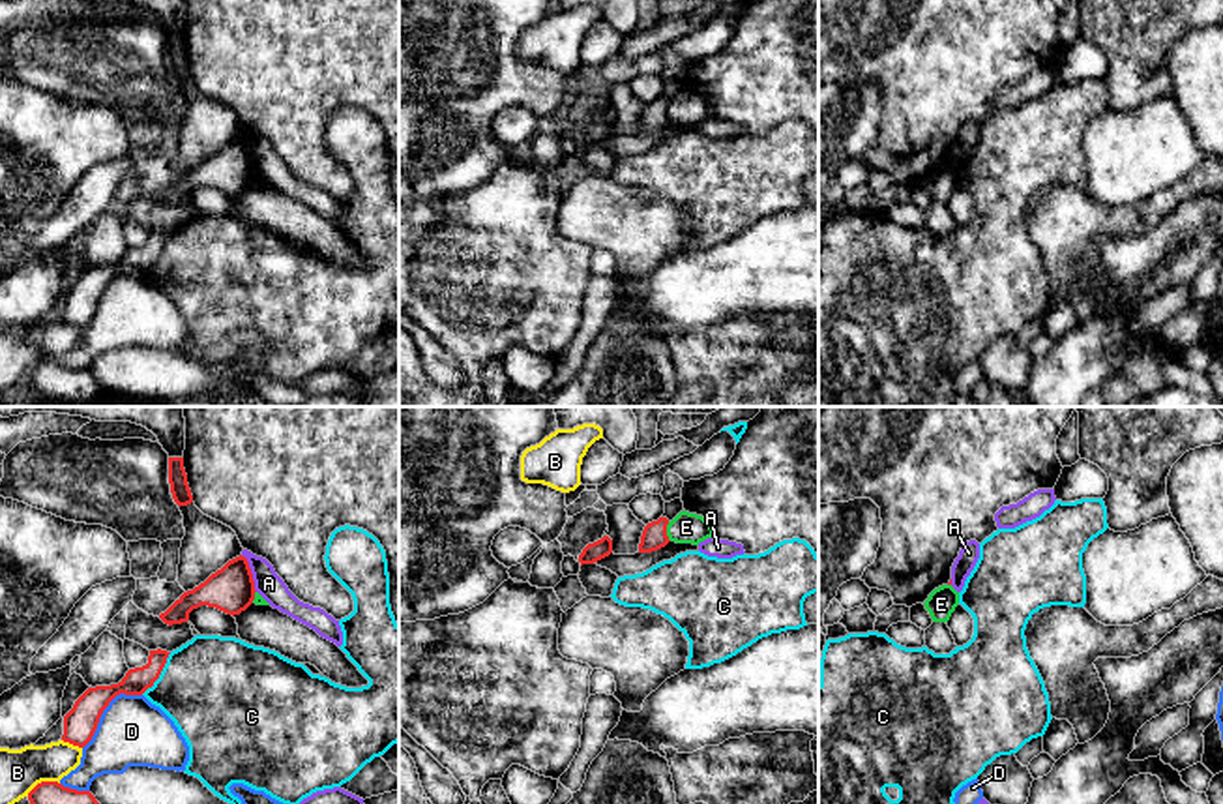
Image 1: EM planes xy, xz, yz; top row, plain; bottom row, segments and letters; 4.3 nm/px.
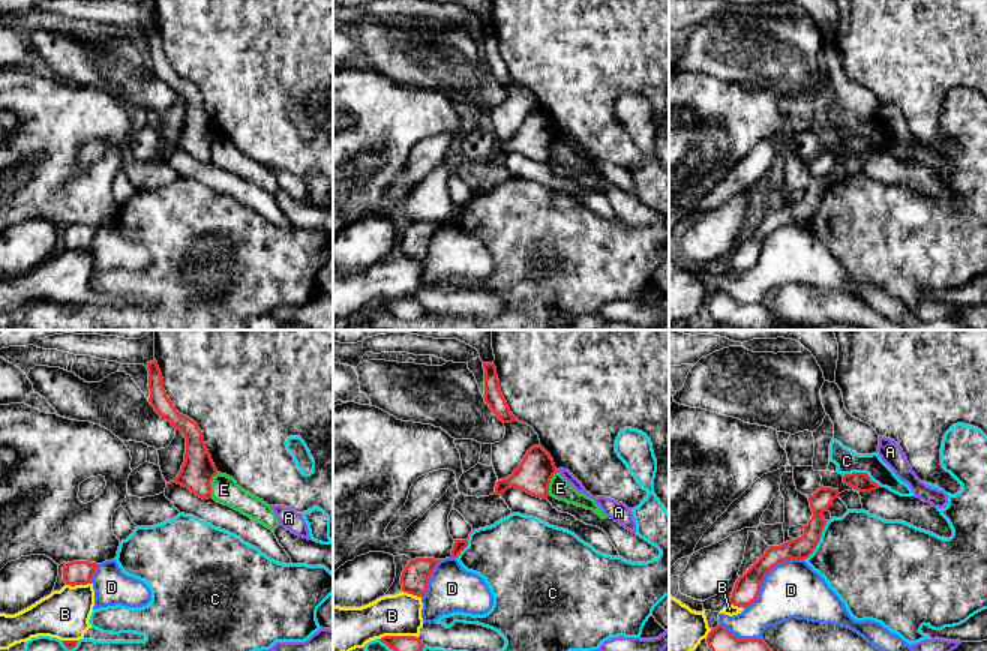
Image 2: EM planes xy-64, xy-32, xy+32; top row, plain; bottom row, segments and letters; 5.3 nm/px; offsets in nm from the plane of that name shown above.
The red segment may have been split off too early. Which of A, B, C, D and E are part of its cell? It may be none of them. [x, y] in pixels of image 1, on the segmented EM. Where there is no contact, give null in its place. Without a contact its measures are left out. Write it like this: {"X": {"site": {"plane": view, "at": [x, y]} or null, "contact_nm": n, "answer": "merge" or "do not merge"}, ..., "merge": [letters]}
{"A": {"site": {"plane": "xy", "at": [250, 572]}, "contact_nm": 180, "answer": "do not merge"}, "B": {"site": {"plane": "xy", "at": [42, 782]}, "contact_nm": 160, "answer": "do not merge"}, "C": {"site": {"plane": "xy", "at": [160, 673]}, "contact_nm": 220, "answer": "do not merge"}, "D": {"site": {"plane": "xy", "at": [103, 709]}, "contact_nm": 340, "answer": "do not merge"}, "E": {"site": {"plane": "xz", "at": [665, 531]}, "contact_nm": 90, "answer": "do not merge"}, "merge": []}

